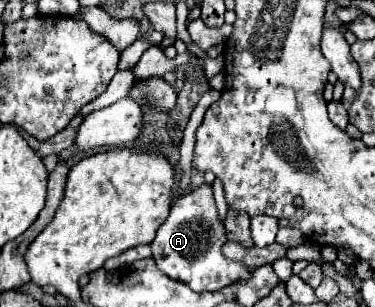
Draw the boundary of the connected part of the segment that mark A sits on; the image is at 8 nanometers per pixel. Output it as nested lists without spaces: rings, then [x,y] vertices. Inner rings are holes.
[[[201,185],[199,189],[181,195],[173,203],[167,221],[159,227],[157,237],[151,243],[151,249],[157,267],[171,279],[187,283],[193,291],[217,291],[237,279],[247,279],[251,275],[243,263],[223,257],[221,245],[225,241],[225,227],[217,219],[213,191],[209,185]]]

